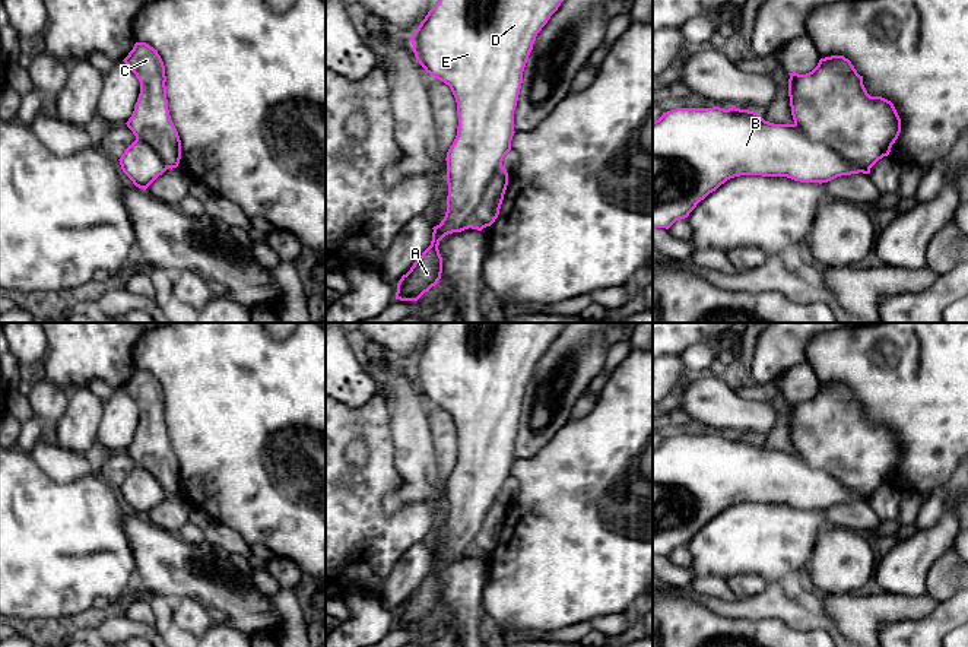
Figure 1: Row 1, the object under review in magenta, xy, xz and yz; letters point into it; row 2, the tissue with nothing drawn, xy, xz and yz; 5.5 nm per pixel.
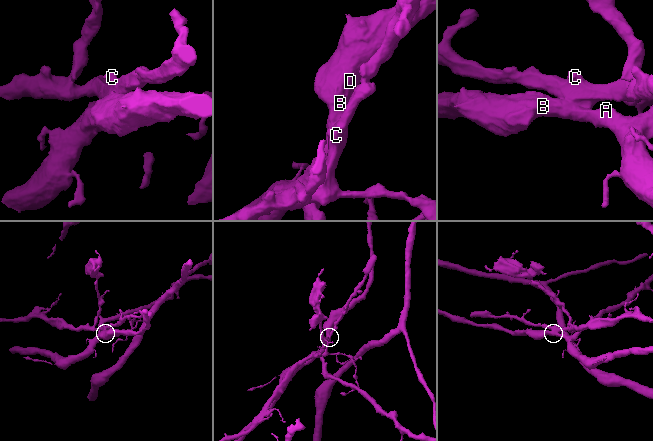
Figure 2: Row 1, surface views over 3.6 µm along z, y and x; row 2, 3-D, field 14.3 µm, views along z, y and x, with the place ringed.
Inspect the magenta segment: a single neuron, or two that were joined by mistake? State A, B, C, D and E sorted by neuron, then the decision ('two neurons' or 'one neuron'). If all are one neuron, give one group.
A B D E / C | two neurons

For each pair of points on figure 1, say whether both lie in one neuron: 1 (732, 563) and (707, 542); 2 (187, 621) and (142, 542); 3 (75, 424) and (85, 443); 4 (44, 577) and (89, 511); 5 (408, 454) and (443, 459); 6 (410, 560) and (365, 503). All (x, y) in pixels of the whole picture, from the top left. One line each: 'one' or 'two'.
1: one
2: two
3: one
4: one
5: two
6: two

